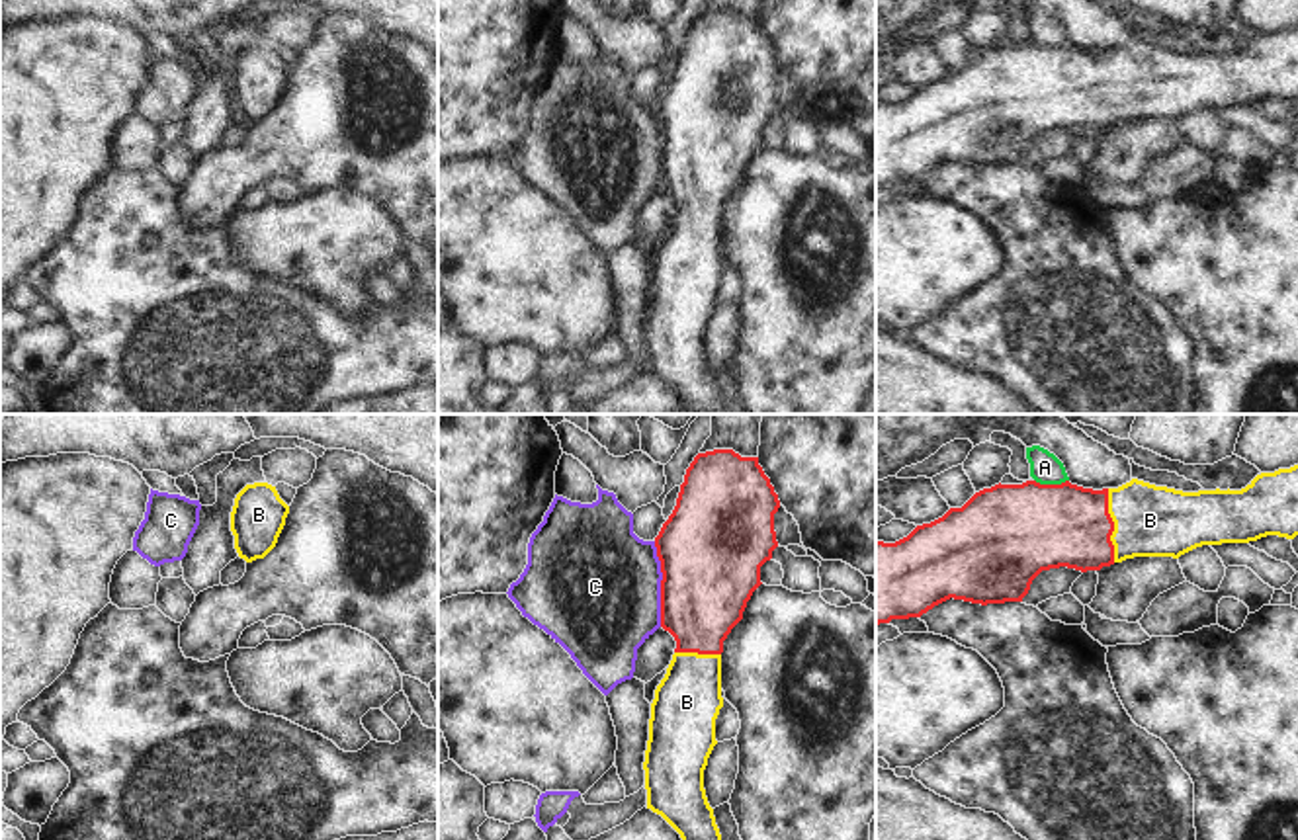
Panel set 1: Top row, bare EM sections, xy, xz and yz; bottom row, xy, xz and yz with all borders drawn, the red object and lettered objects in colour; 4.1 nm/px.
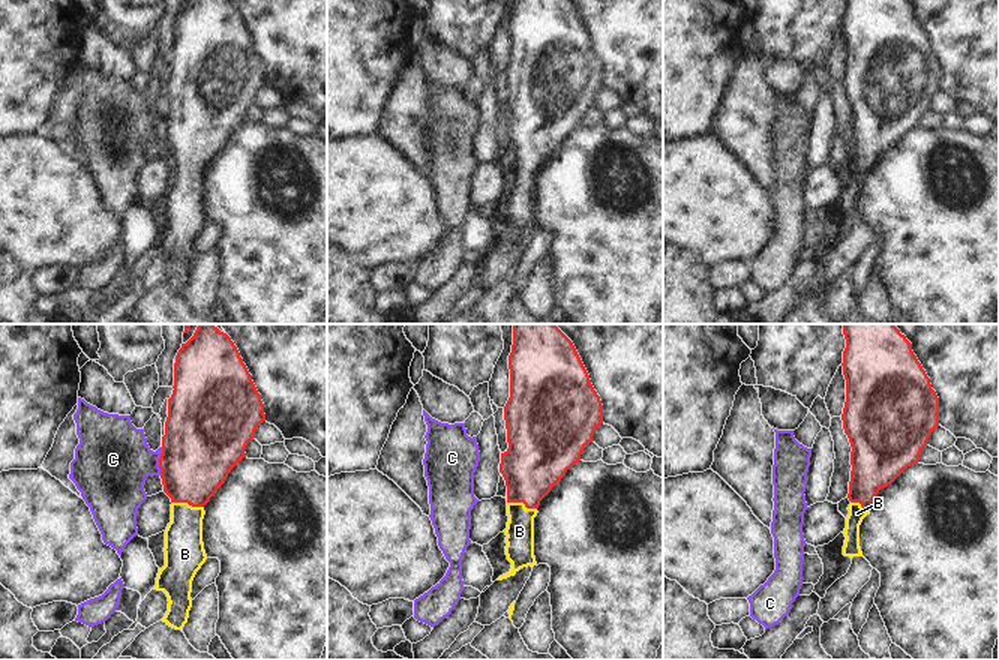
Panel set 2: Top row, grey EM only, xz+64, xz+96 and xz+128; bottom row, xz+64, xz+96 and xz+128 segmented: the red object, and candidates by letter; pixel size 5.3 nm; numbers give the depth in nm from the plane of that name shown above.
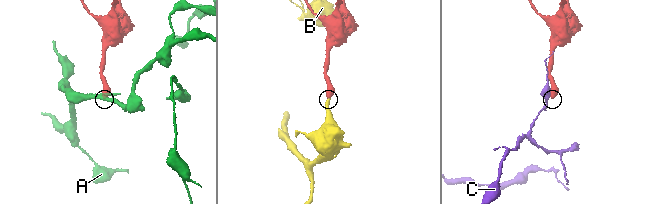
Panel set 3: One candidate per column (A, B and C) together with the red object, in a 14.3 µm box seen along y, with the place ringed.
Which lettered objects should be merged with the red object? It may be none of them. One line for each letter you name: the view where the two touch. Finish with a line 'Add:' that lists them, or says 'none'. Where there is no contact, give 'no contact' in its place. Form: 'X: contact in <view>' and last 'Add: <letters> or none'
B: contact in yz
Add: B

